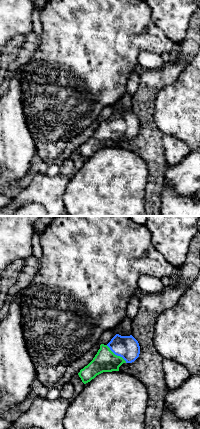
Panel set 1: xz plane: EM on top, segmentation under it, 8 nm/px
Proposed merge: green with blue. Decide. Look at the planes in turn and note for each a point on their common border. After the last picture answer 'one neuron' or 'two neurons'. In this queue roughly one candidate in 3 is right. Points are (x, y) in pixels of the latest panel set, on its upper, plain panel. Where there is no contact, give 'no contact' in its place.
contact (116, 131)

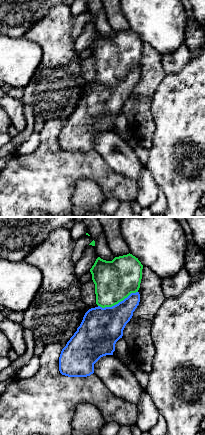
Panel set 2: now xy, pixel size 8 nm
contact (117, 79)

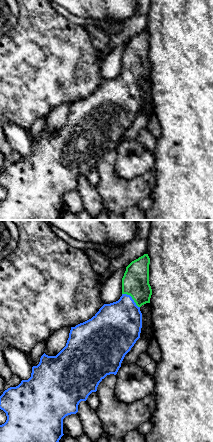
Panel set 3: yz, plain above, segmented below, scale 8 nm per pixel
contact (132, 74)

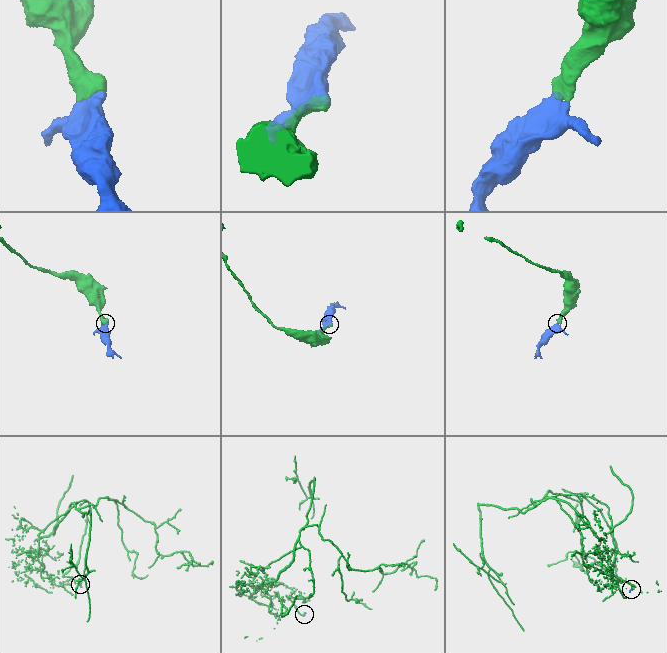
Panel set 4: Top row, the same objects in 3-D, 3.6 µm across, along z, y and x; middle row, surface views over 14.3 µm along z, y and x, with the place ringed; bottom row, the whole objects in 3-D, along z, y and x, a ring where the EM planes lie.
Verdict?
one neuron

